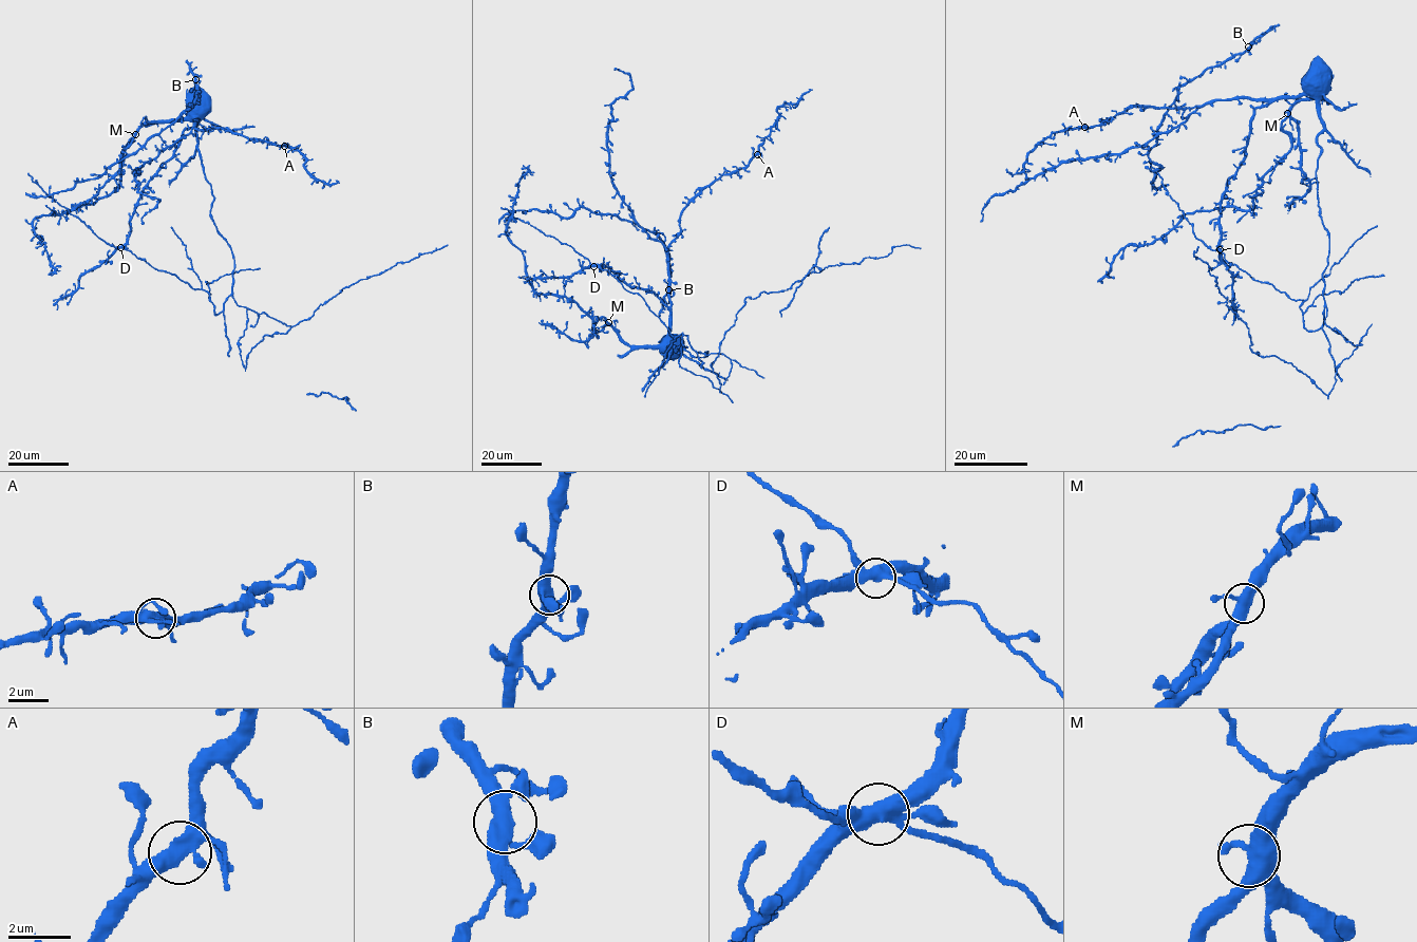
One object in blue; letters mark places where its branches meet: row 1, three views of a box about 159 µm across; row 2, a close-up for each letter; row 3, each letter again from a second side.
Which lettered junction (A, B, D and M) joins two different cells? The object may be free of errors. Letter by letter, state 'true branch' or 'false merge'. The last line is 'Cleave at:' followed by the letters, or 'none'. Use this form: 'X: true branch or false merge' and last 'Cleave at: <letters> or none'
A: true branch
B: true branch
D: true branch
M: true branch
Cleave at: none

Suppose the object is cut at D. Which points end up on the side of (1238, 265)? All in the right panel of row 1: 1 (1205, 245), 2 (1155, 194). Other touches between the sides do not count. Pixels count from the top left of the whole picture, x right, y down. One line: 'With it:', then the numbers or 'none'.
With it: 2

